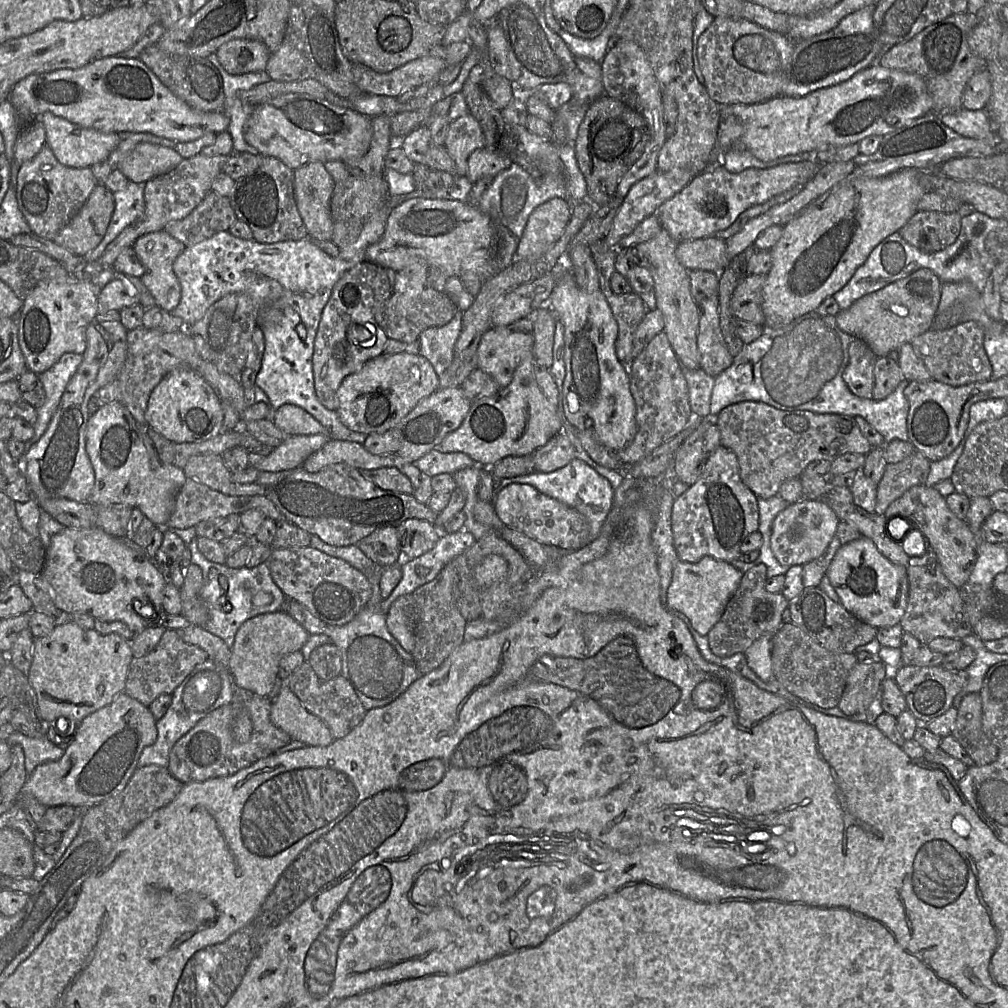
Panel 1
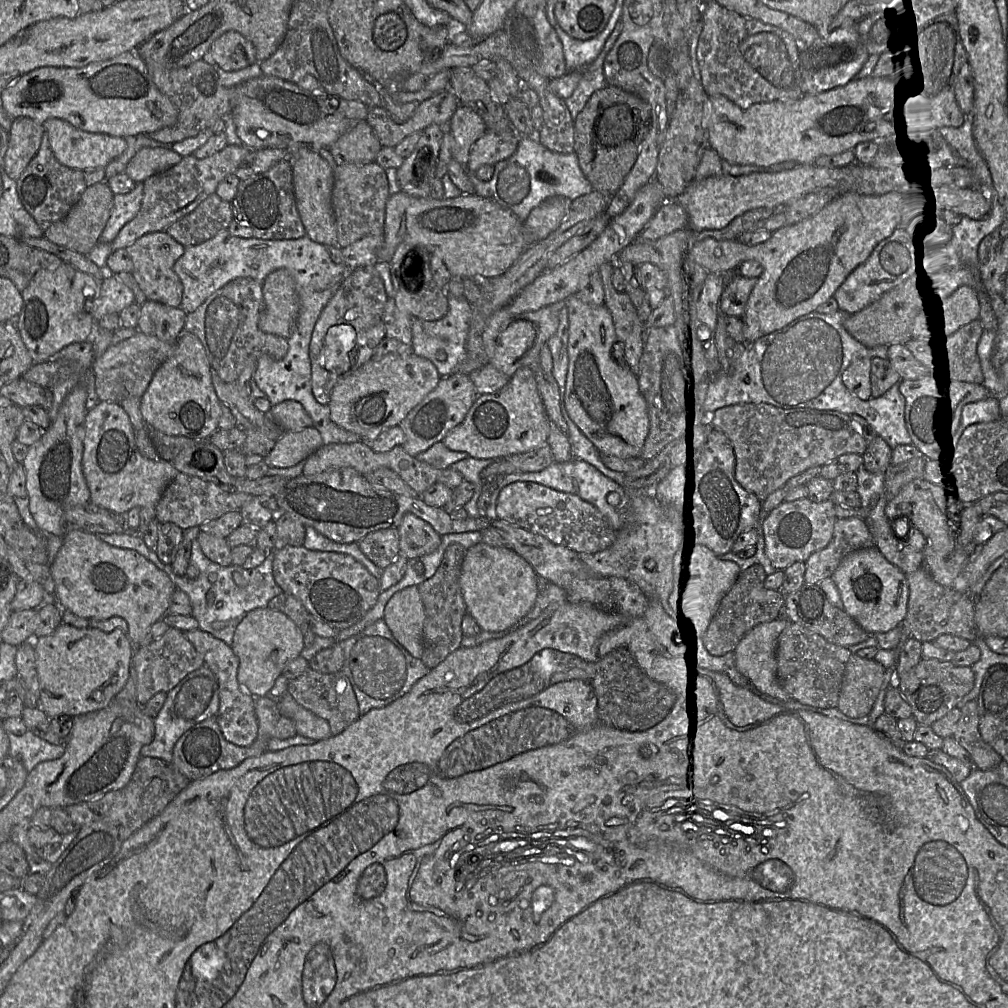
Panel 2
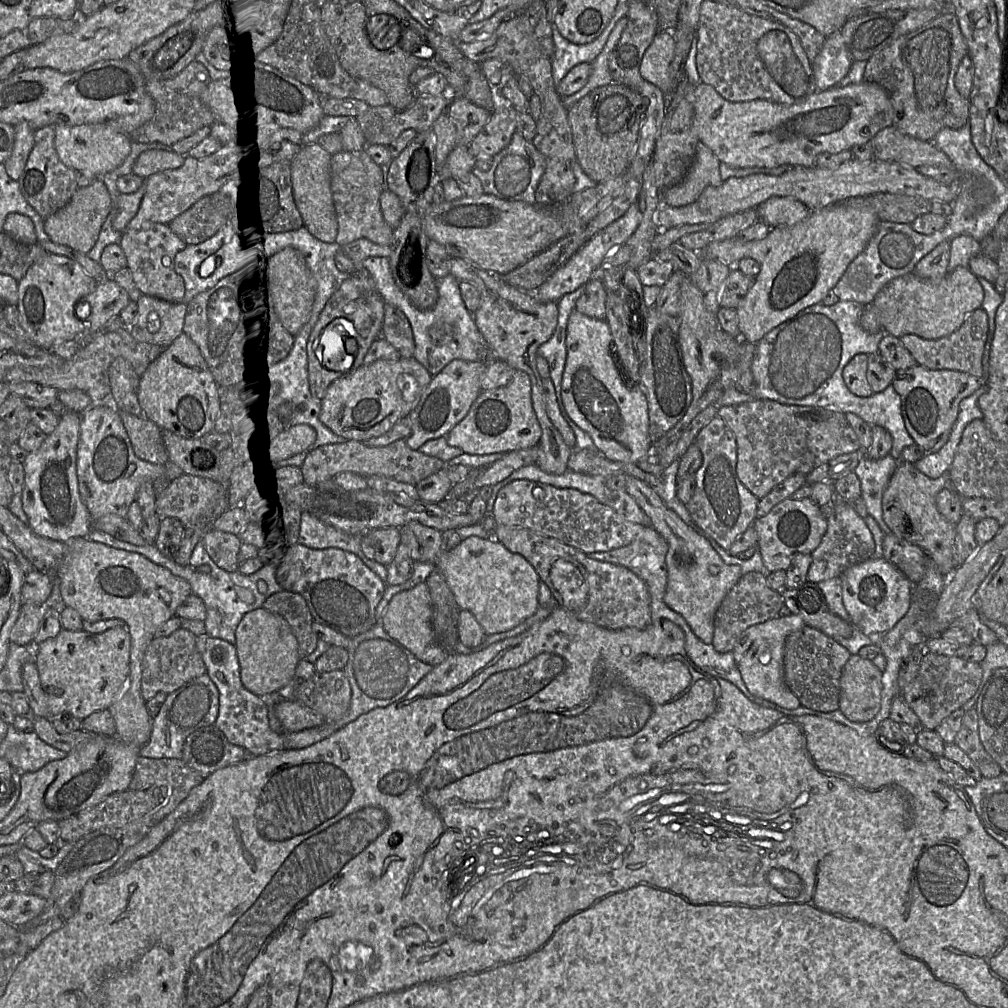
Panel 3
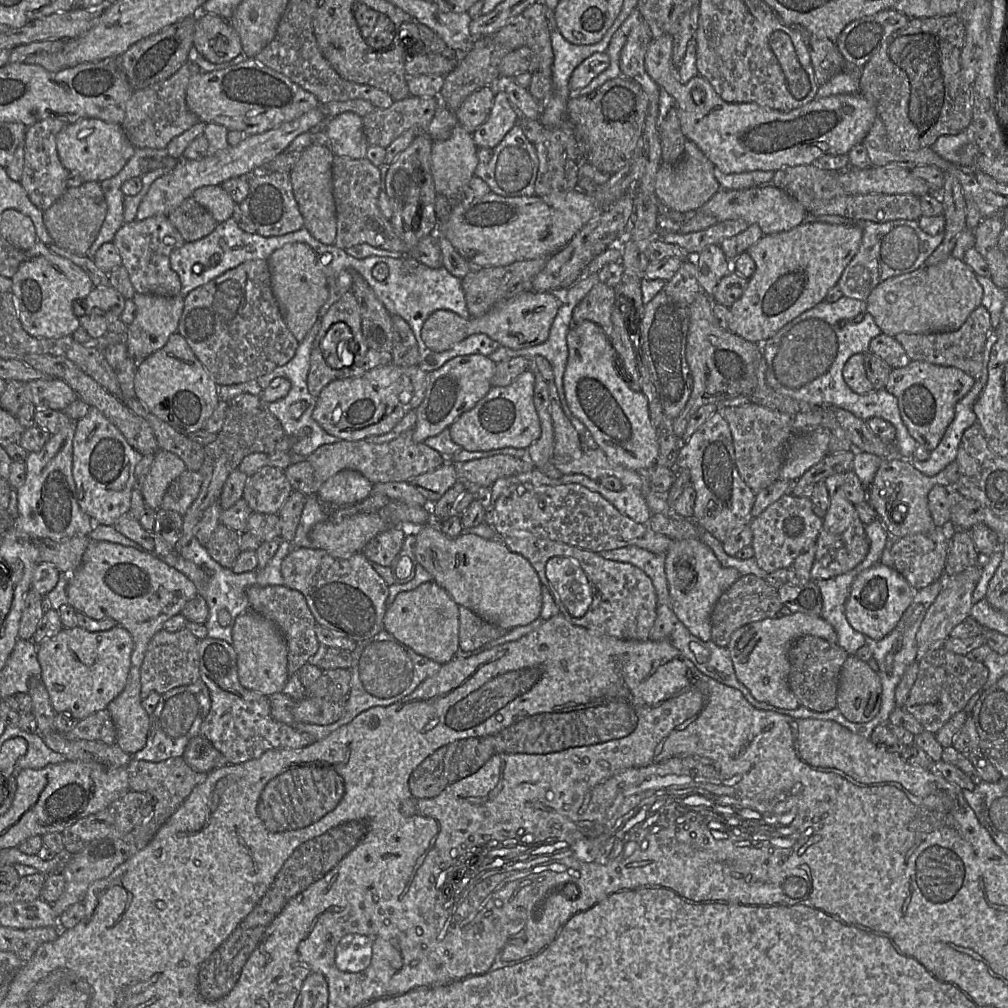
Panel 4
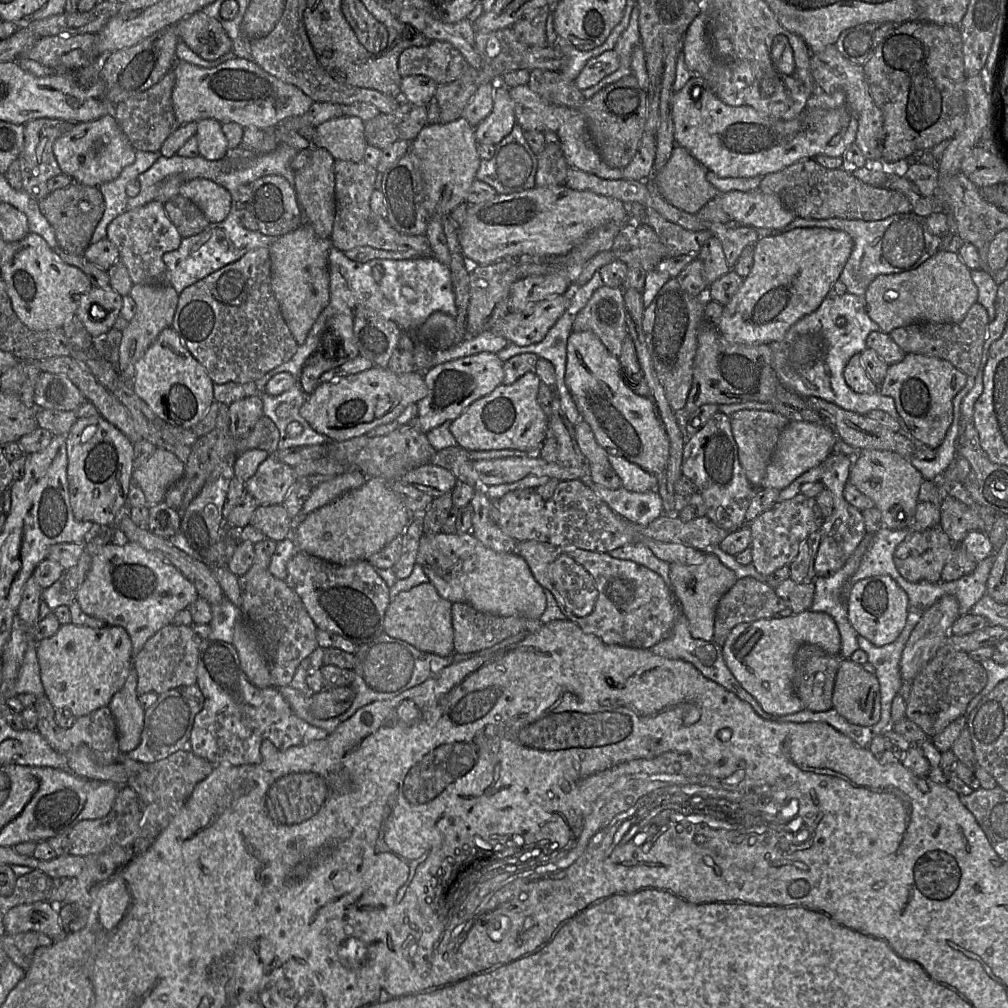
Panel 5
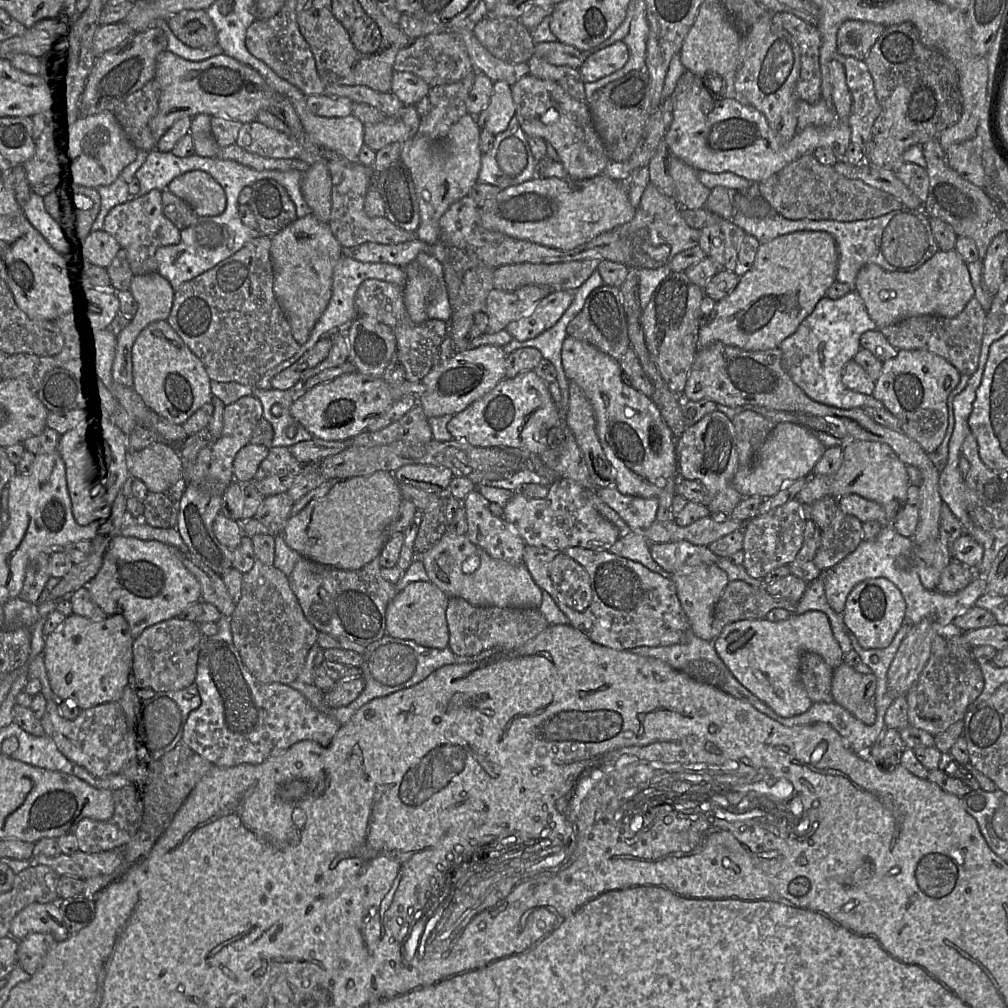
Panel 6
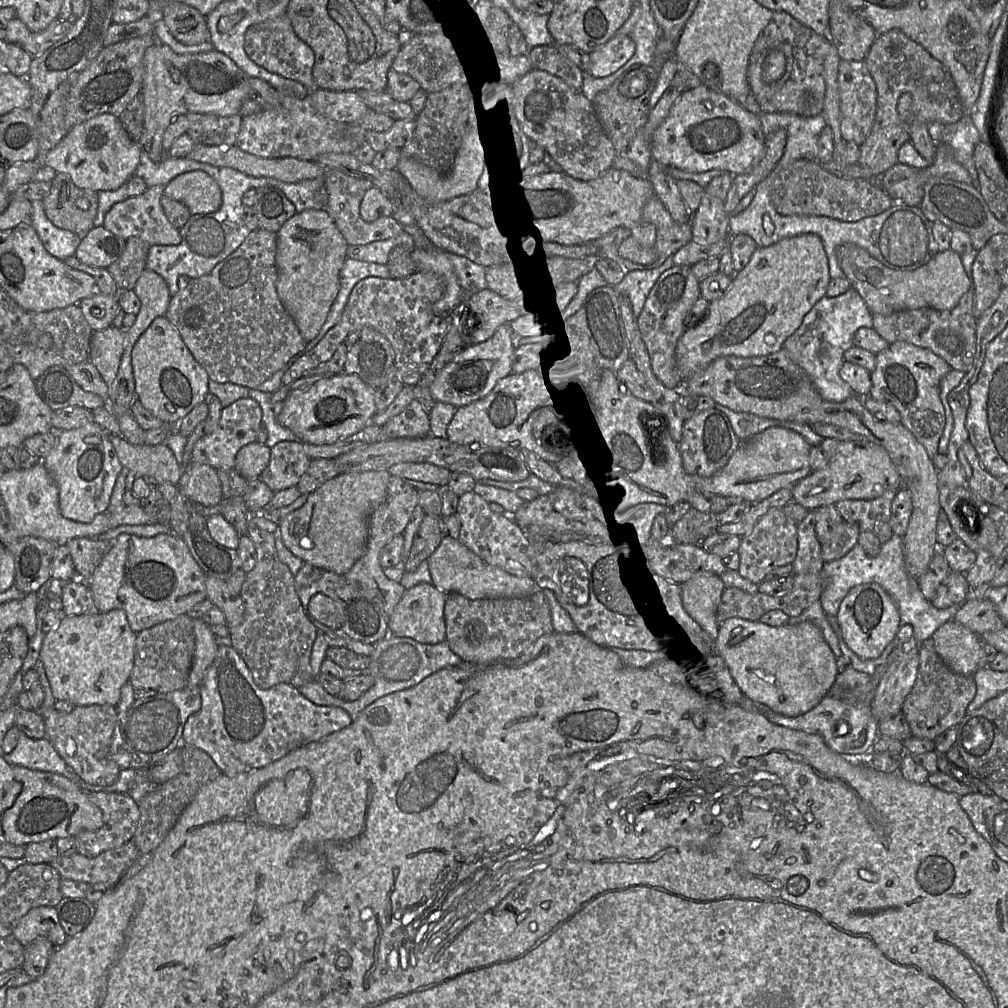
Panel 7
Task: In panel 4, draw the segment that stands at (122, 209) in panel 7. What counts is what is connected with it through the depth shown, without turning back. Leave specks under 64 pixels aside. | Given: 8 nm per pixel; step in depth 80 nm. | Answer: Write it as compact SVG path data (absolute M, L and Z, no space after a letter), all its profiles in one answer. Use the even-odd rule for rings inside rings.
M166 215L125 222L116 232L112 242L136 292L166 297L180 295L181 282L178 274L171 269L170 255L180 248L185 240Z

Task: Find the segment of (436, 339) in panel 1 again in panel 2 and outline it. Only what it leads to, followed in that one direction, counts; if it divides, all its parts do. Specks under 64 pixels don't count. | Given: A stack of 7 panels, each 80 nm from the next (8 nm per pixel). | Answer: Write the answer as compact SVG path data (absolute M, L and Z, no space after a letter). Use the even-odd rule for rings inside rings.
M448 295L449 310L447 314L435 321L412 319L412 348L415 355L429 359L437 368L441 377L454 373L454 368L466 357L466 341L472 318L472 305L464 297ZM444 350L447 357L444 361L437 359L436 353Z

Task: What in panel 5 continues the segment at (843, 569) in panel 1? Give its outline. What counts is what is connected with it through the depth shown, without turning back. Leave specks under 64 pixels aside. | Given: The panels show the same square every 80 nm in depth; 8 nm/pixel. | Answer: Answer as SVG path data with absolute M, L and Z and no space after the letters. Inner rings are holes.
M877 575L858 580L851 588L847 614L857 633L875 646L893 642L905 626L909 612L907 593L888 575Z

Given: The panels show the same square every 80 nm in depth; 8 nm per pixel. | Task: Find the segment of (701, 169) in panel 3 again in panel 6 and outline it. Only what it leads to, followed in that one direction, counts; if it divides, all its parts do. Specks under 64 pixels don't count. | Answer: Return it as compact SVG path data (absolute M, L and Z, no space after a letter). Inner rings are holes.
M669 155L669 172L674 180L674 200L683 209L697 210L705 206L711 189L699 179L699 171L675 155Z

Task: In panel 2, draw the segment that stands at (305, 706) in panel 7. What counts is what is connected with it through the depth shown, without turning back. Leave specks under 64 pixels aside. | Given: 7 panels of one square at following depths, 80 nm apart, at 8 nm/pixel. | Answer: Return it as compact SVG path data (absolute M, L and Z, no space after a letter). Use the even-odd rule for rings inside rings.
M200 628L187 631L185 635L218 680L220 703L216 717L224 738L238 746L250 746L258 735L258 720L255 713L255 697L246 692L238 682L239 658L231 646Z

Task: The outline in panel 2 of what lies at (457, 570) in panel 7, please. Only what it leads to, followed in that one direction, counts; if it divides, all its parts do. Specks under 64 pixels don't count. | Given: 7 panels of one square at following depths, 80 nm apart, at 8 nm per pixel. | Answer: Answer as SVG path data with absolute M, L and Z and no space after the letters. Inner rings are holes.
M407 513L398 526L400 553L414 559L435 551L441 543L441 535L423 519ZM480 542L466 550L459 578L463 599L469 614L482 631L500 632L515 625L533 608L538 591L538 575L531 565L507 546L495 547Z

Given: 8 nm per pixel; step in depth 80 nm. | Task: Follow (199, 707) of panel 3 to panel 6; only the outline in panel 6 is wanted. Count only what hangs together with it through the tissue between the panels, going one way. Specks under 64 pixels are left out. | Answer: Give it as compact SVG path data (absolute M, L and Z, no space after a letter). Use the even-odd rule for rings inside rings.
M194 683L177 691L156 693L154 697L142 701L135 722L132 726L127 726L127 731L123 736L128 754L128 759L124 761L124 765L131 759L137 759L144 763L160 760L163 755L182 743L187 718L200 705L201 697Z

